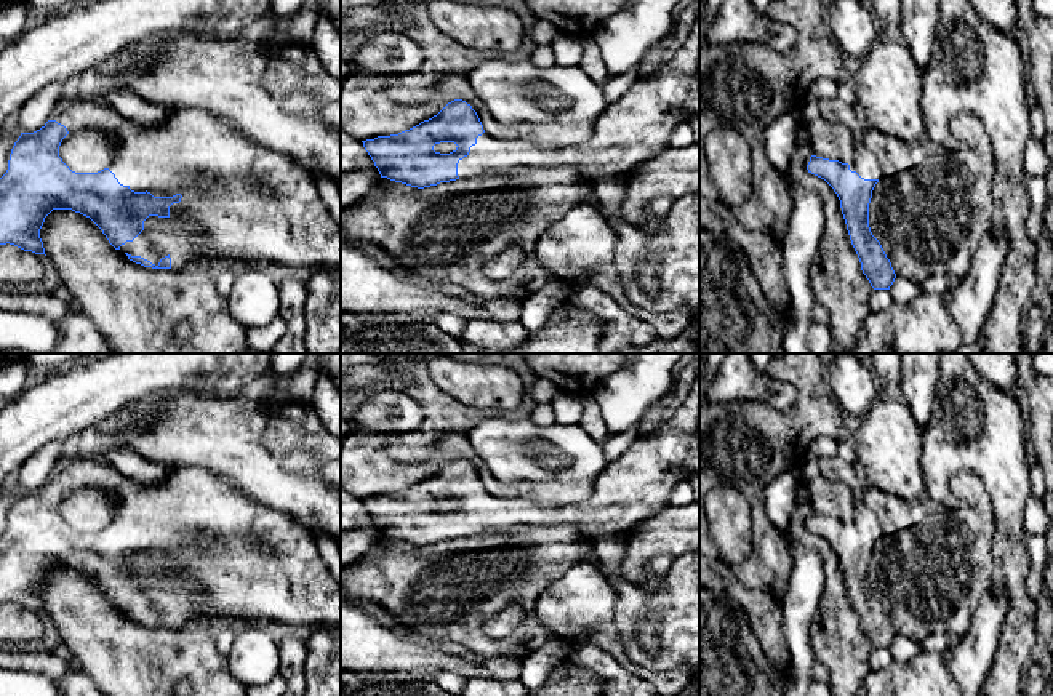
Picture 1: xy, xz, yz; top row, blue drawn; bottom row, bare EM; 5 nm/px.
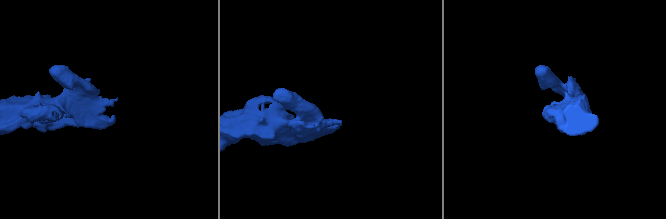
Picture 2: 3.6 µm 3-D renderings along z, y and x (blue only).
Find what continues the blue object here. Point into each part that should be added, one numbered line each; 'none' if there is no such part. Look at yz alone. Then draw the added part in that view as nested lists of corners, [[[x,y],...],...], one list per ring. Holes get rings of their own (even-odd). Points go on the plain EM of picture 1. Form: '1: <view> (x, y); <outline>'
1: yz (864, 522); [[[837,454],[834,458],[819,459],[819,474],[829,480],[845,483],[851,490],[855,515],[850,522],[850,528],[856,530],[864,538],[880,538],[883,534],[882,526],[864,502],[866,483],[859,469]]]

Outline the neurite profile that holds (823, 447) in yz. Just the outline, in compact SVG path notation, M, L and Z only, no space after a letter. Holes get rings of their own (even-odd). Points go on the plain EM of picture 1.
M821 435L815 438L810 445L810 451L821 458L834 458L839 454L839 438Z

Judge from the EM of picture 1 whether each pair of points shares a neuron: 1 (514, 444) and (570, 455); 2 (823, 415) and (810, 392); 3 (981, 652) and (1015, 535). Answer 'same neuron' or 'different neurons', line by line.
1: same neuron
2: same neuron
3: different neurons

